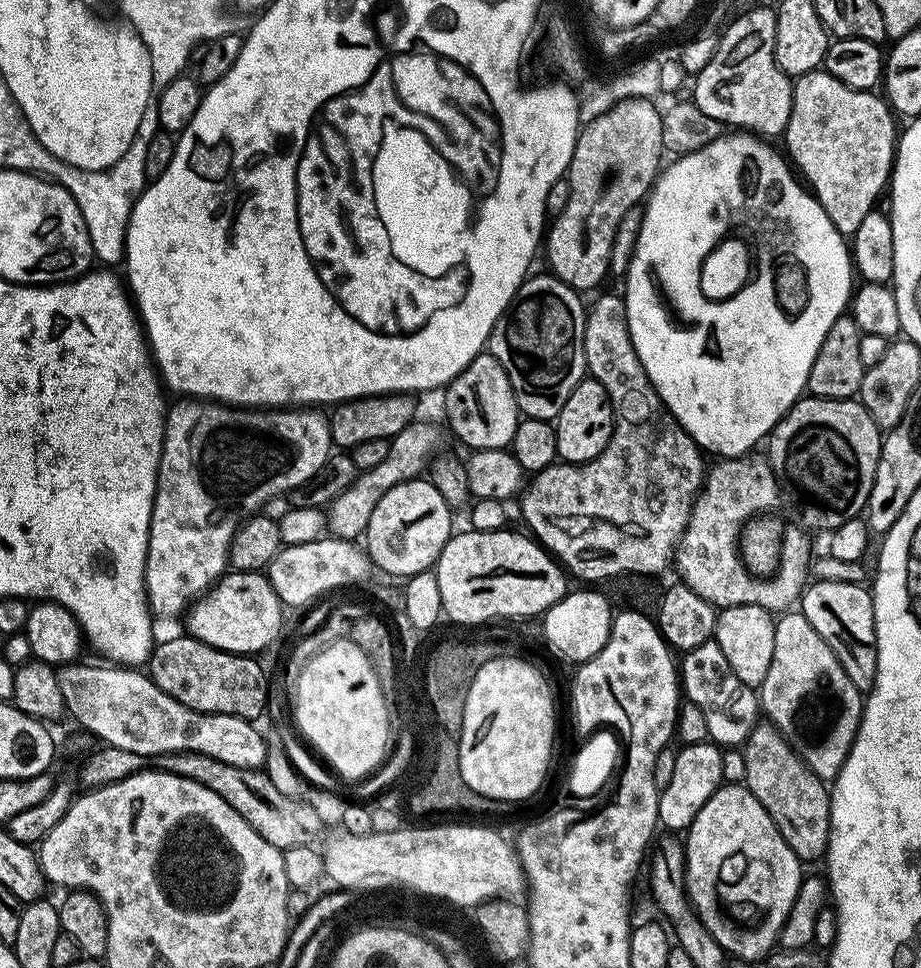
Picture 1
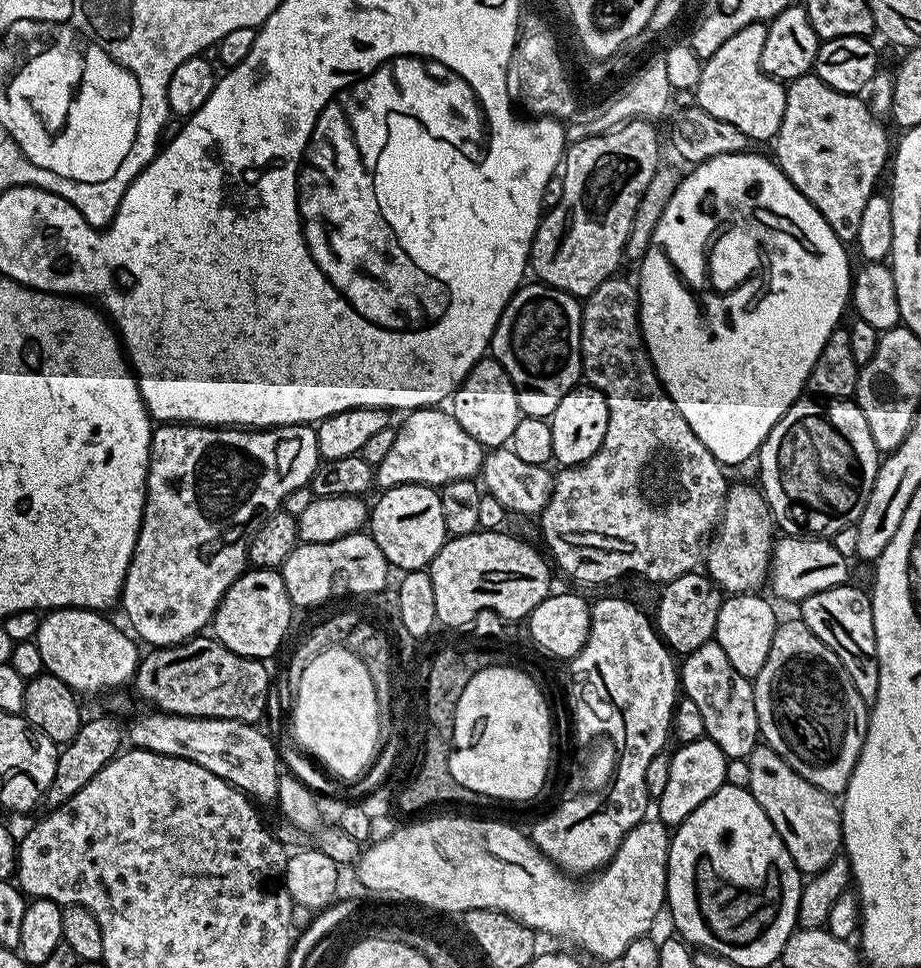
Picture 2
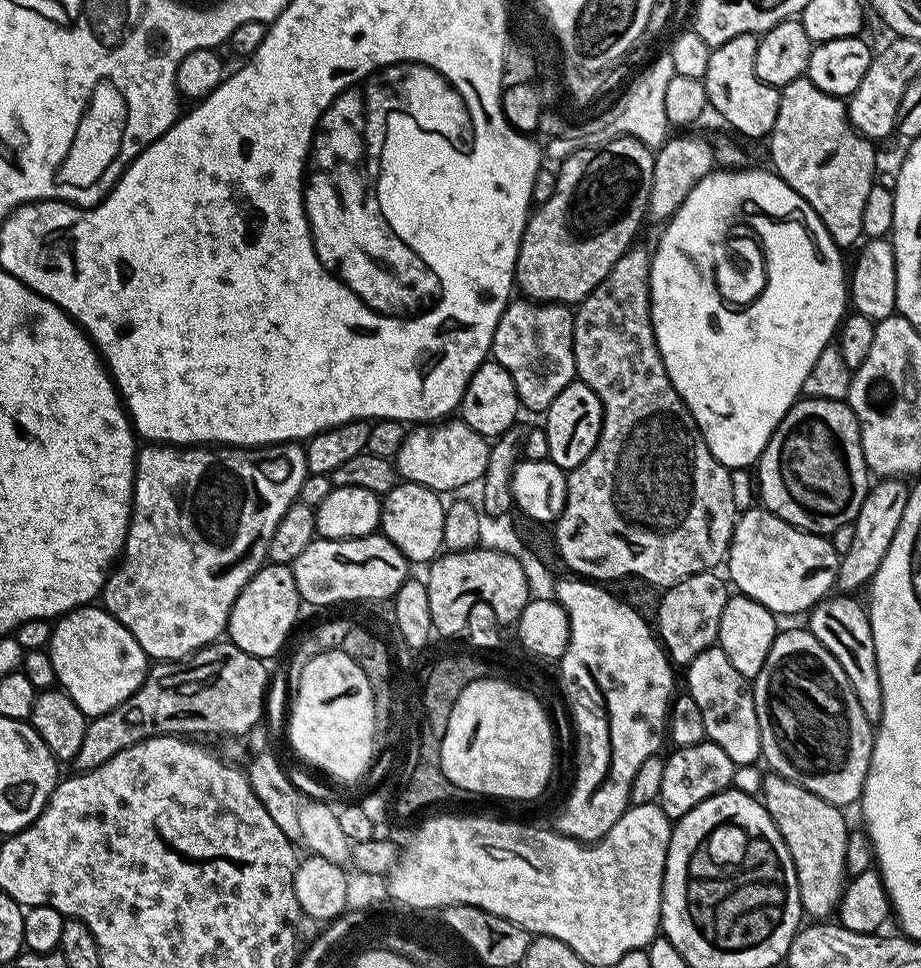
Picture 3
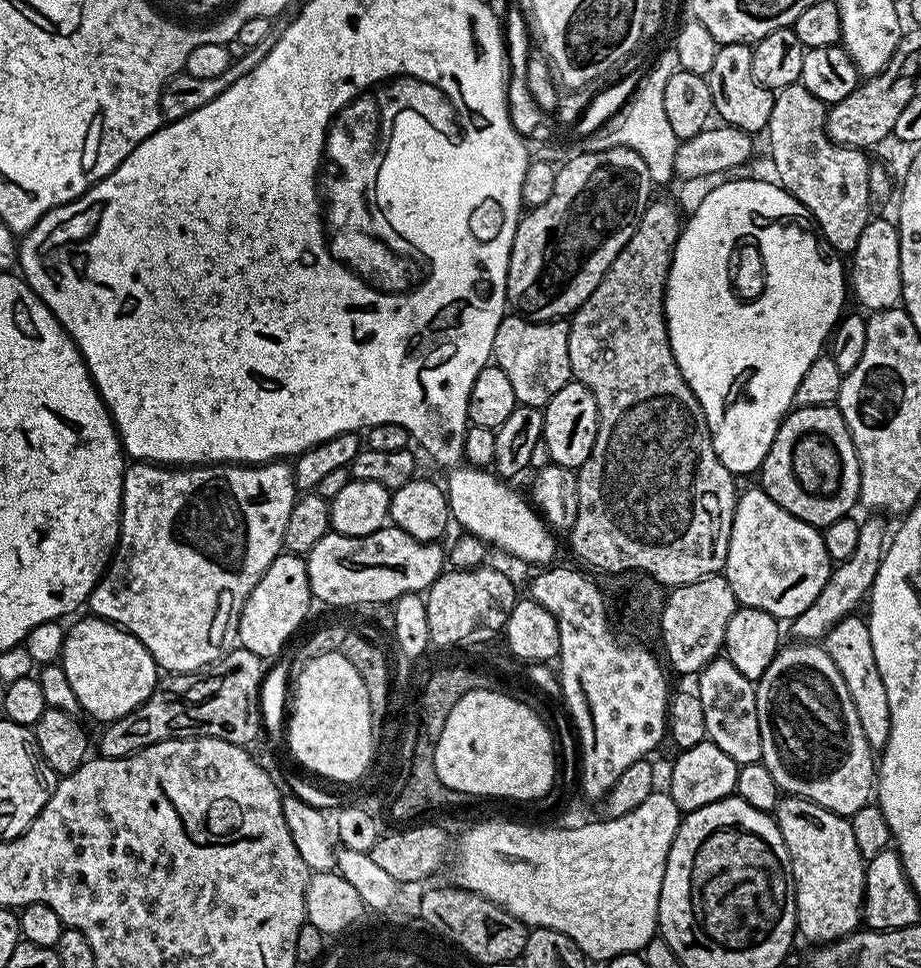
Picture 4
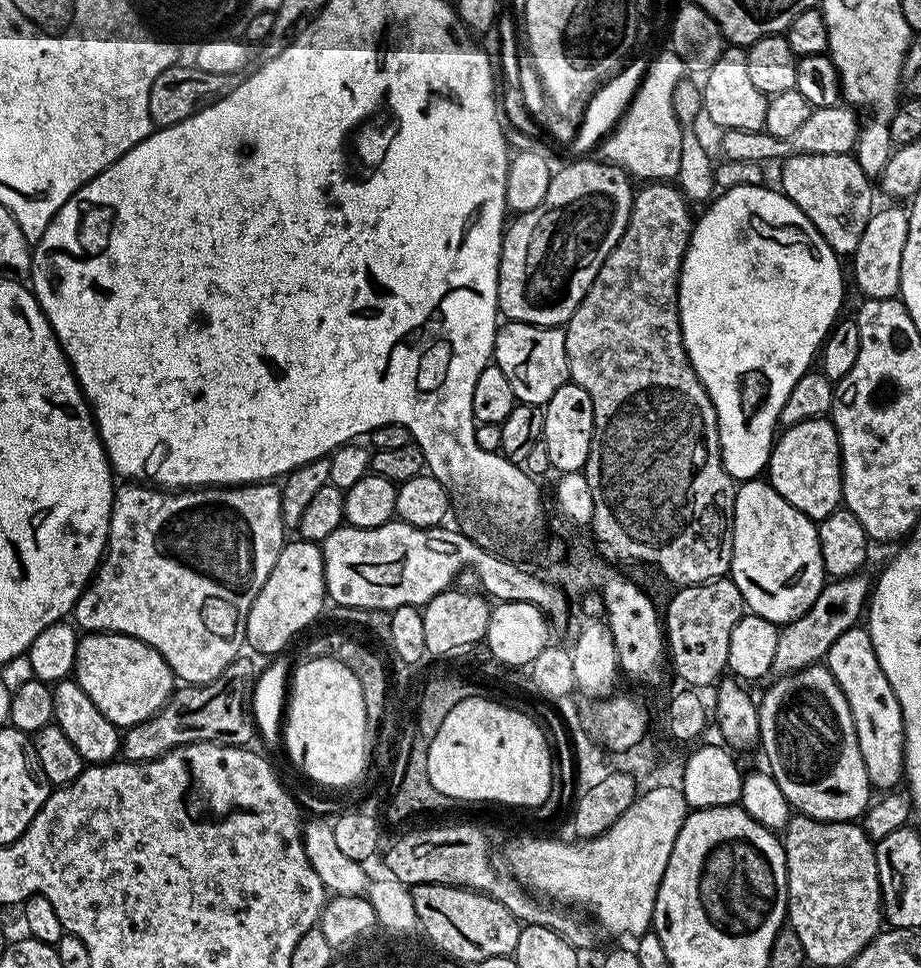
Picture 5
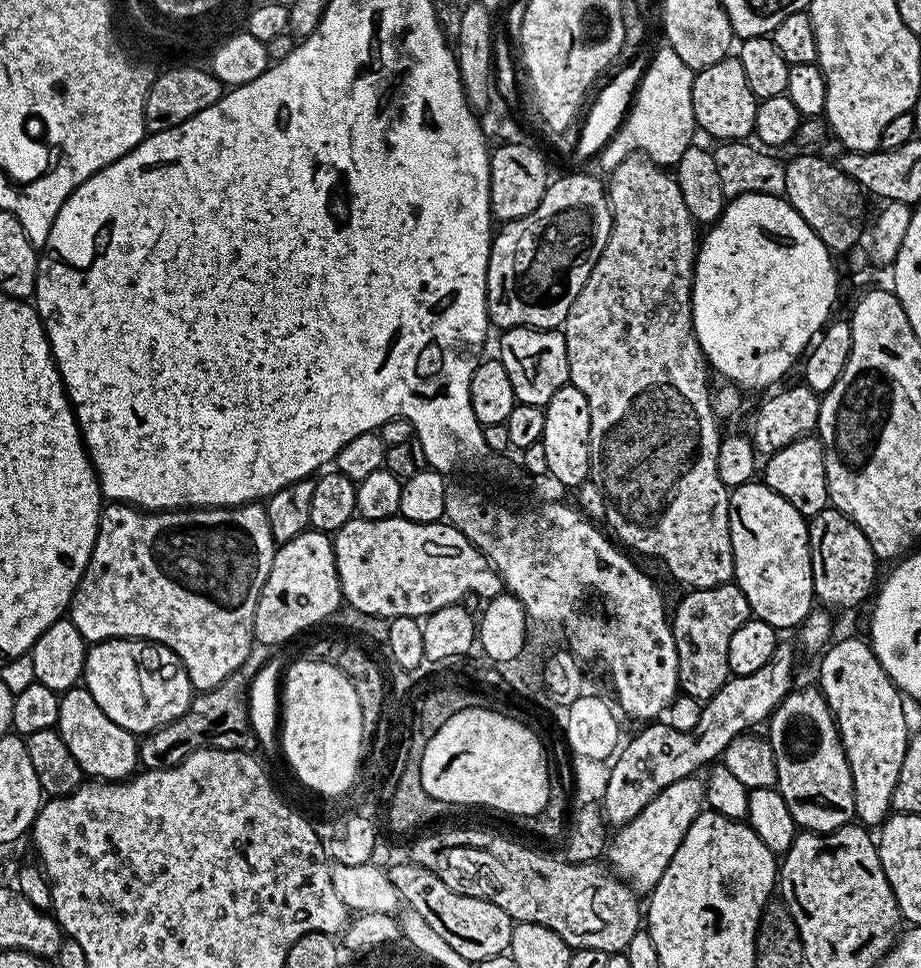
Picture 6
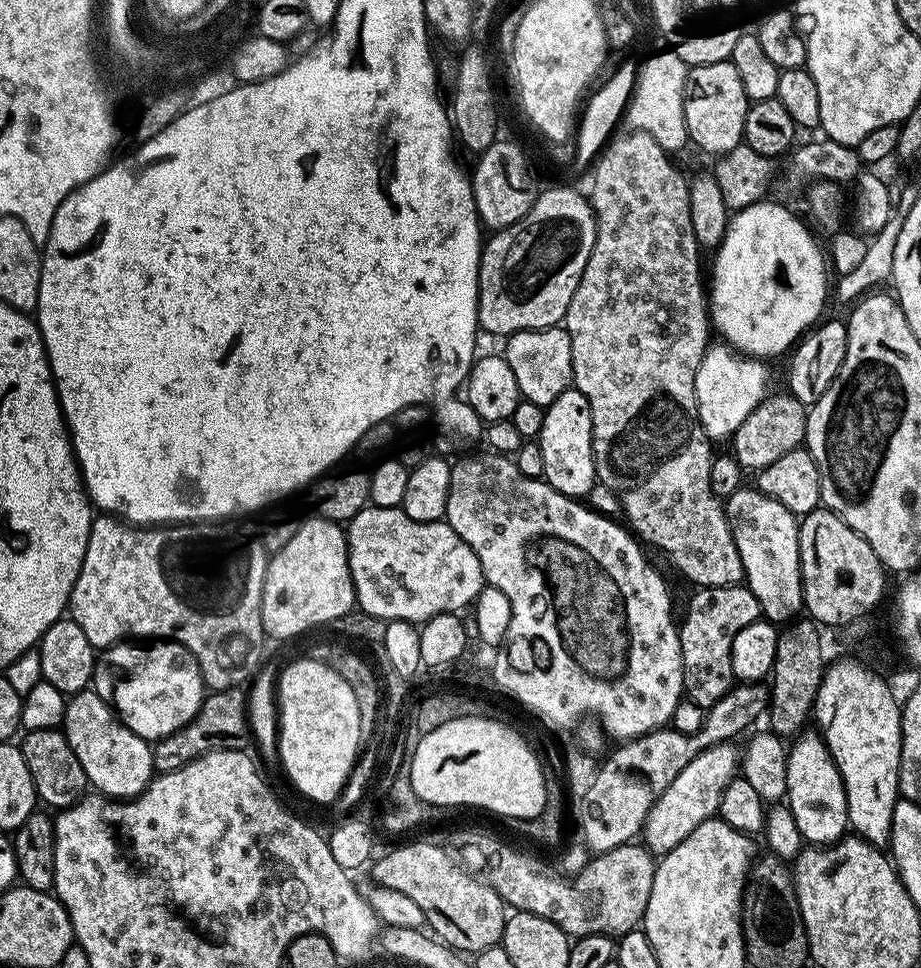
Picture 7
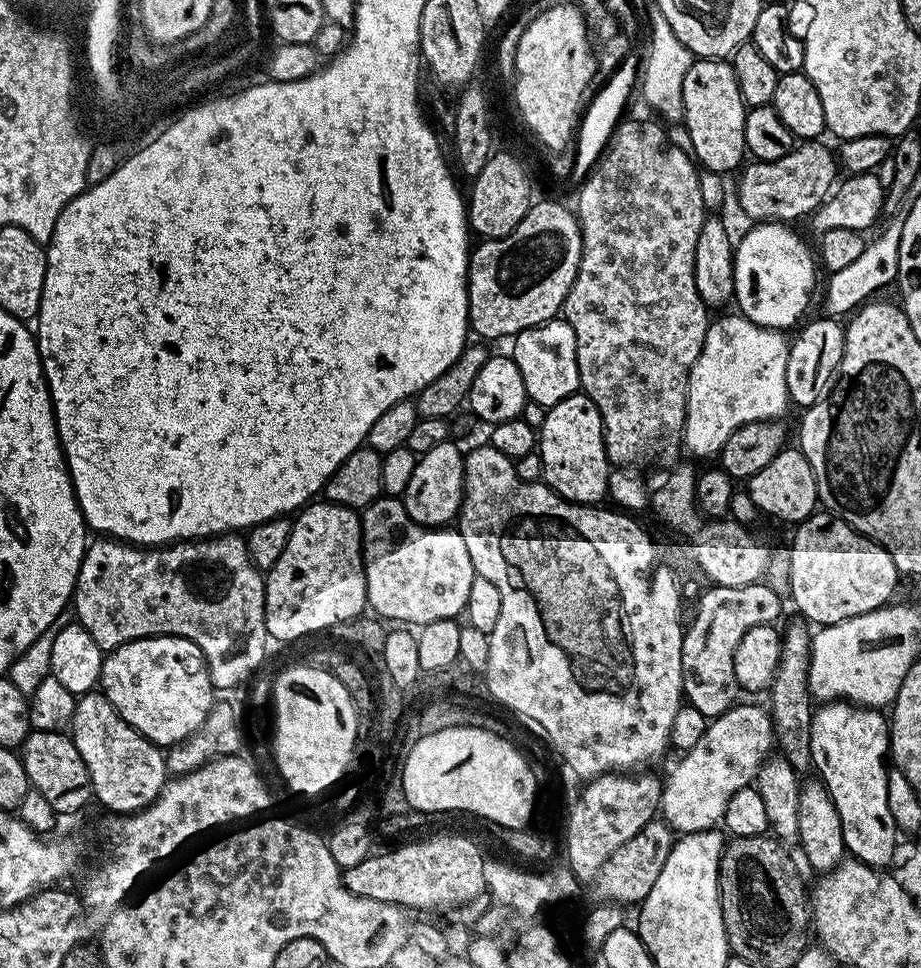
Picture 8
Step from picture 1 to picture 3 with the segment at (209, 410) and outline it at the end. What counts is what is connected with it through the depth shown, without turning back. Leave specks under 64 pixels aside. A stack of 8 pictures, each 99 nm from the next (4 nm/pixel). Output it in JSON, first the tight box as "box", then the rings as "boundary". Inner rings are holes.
{"box":[102,442,309,661],"boundary":[[[148,442],[136,454],[136,481],[132,487],[132,521],[126,534],[124,550],[118,563],[108,574],[102,593],[102,606],[115,620],[122,622],[130,634],[142,646],[142,650],[153,661],[183,660],[185,656],[204,648],[207,644],[215,644],[225,635],[230,618],[230,610],[238,598],[238,594],[254,578],[259,568],[268,560],[268,543],[282,522],[282,514],[291,504],[297,503],[302,482],[309,474],[306,466],[306,454],[299,443],[265,444],[263,448],[242,448],[239,446],[173,446]]]}

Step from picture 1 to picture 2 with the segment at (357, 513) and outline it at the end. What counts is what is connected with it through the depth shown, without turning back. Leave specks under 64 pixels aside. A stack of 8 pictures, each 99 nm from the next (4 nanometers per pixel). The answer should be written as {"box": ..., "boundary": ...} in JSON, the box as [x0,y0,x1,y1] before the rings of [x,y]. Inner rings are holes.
{"box":[375,406,486,490],"boundary":[[[440,406],[413,408],[405,416],[408,417],[396,428],[396,437],[392,449],[388,451],[386,458],[382,458],[380,464],[375,465],[375,487],[377,489],[387,490],[403,484],[443,486],[459,480],[472,480],[479,477],[486,449],[484,445],[478,442],[478,438],[470,438],[470,434],[466,434],[466,430],[462,430],[462,426],[458,426],[458,422],[452,417],[451,411]]]}

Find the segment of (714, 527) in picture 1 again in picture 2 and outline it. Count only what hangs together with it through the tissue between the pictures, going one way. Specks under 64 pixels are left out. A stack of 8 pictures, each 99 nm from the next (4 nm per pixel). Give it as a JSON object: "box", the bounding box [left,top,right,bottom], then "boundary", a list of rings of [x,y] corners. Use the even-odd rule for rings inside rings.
{"box":[706,483,774,594],"boundary":[[[755,483],[736,484],[729,487],[724,499],[724,509],[714,535],[706,544],[707,575],[717,588],[728,594],[752,594],[765,587],[772,566],[774,524],[770,519],[764,493]]]}

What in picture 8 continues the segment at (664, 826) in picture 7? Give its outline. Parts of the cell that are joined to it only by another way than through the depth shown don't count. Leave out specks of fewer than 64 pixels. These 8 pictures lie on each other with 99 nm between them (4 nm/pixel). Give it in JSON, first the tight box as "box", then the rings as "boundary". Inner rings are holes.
{"box":[660,702,773,834],"boundary":[[[740,702],[715,717],[698,746],[683,753],[676,769],[663,781],[660,794],[663,820],[680,834],[715,829],[723,821],[726,802],[755,781],[773,748],[772,718],[767,707]]]}

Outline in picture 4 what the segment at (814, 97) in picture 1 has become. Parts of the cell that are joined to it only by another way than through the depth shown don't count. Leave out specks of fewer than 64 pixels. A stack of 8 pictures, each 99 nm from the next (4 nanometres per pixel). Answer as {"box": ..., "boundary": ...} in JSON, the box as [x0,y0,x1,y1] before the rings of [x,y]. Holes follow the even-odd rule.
{"box":[766,84,870,254],"boundary":[[[791,84],[774,95],[766,137],[772,147],[772,164],[780,187],[806,206],[829,248],[851,254],[870,219],[870,160],[861,149],[835,144],[824,129],[825,115],[826,105],[814,98],[804,84]]]}

